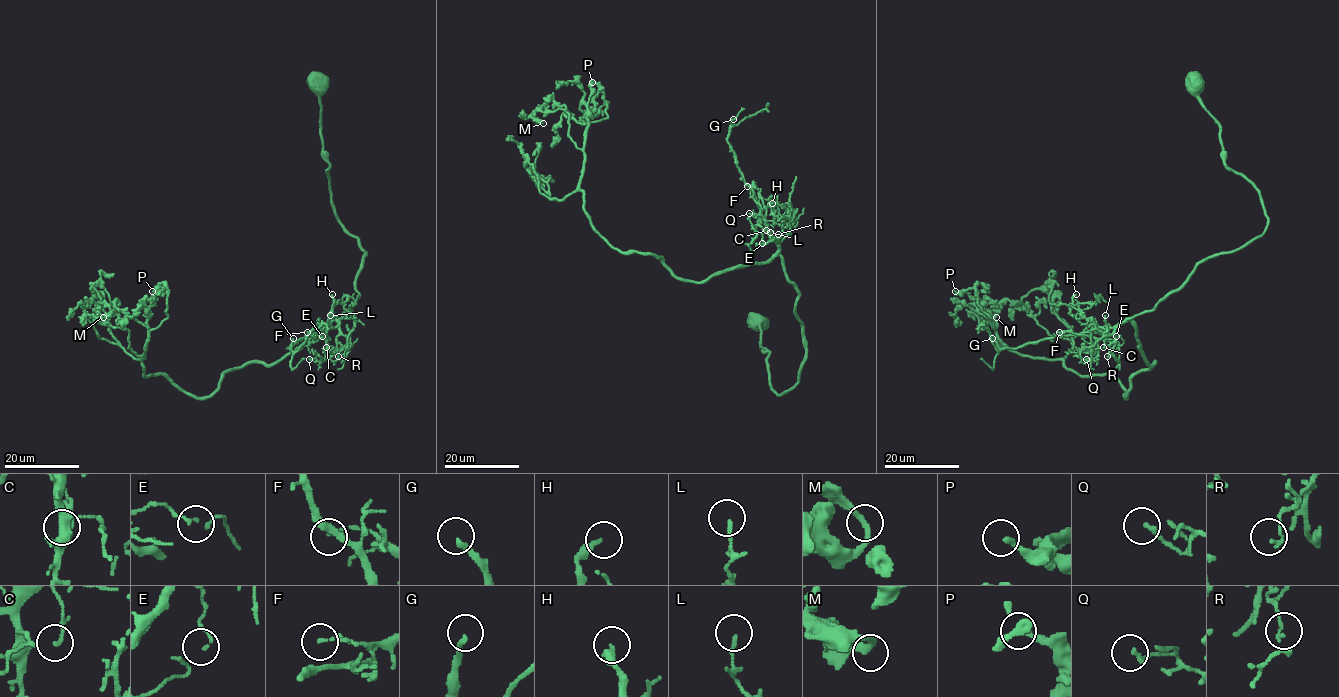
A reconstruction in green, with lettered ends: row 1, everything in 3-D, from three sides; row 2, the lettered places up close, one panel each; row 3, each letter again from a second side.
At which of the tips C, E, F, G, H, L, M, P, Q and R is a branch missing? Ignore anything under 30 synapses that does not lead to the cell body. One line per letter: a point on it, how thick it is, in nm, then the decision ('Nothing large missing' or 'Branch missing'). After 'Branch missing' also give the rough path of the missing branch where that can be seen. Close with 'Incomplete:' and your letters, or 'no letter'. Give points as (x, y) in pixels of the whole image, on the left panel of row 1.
C: Place: (326, 347). Thickness 140 nm. Nothing large missing
E: Place: (322, 336). Thickness 120 nm. Nothing large missing
F: Place: (307, 332). Thickness 120 nm. Nothing large missing
G: Place: (293, 338). Thickness 240 nm. Branch missing. Course of what is missing: (293, 338), (296, 343), (294, 364), (305, 377), (297, 393)
H: Place: (332, 294). Thickness 280 nm. Nothing large missing
L: Place: (330, 315). Thickness 130 nm. Nothing large missing
M: Place: (103, 317). Thickness 240 nm. Nothing large missing
P: Place: (152, 291). Thickness 200 nm. Nothing large missing
Q: Place: (309, 359). Thickness 180 nm. Nothing large missing
R: Place: (338, 356). Thickness 150 nm. Nothing large missing
Incomplete: G

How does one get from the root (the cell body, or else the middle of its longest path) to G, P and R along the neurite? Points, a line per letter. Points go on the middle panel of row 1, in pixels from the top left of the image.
G: (757, 322), (769, 384), (782, 395), (805, 357), (799, 291), (727, 141), (733, 119)
P: (757, 322), (782, 395), (798, 382), (805, 341), (779, 255), (693, 282), (594, 228), (579, 189), (592, 82)
R: (757, 322), (769, 384), (782, 395), (798, 382), (805, 341), (778, 234)

